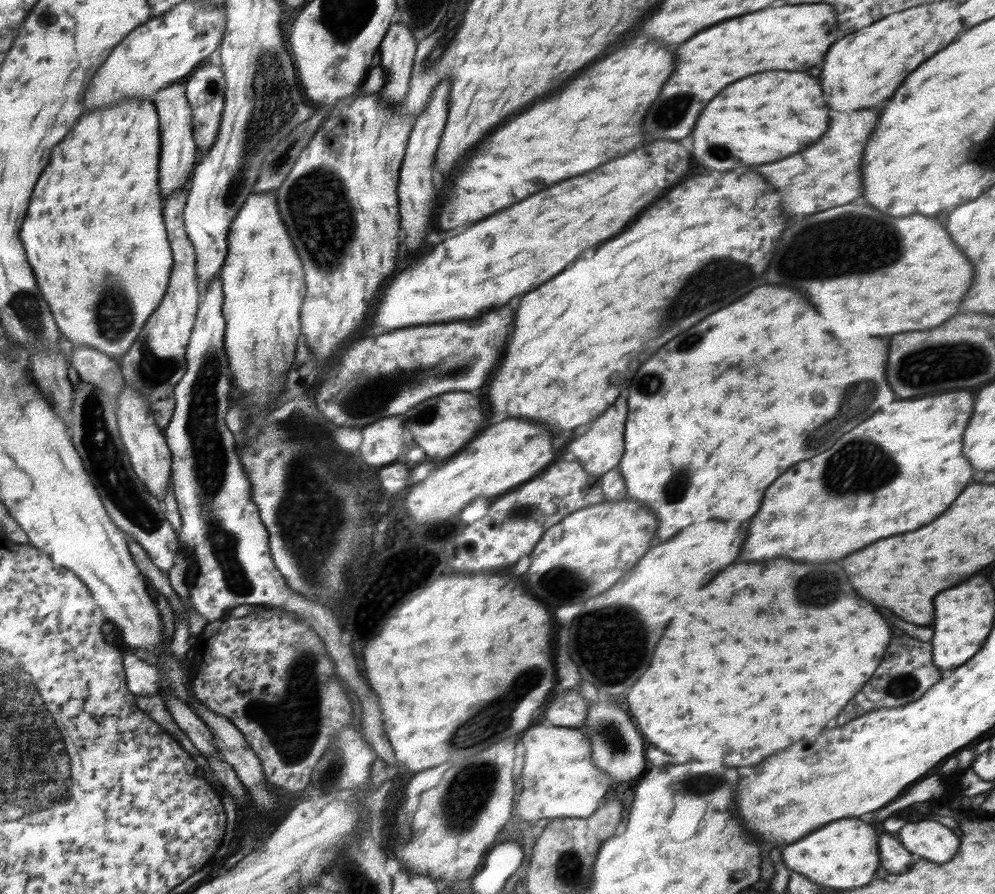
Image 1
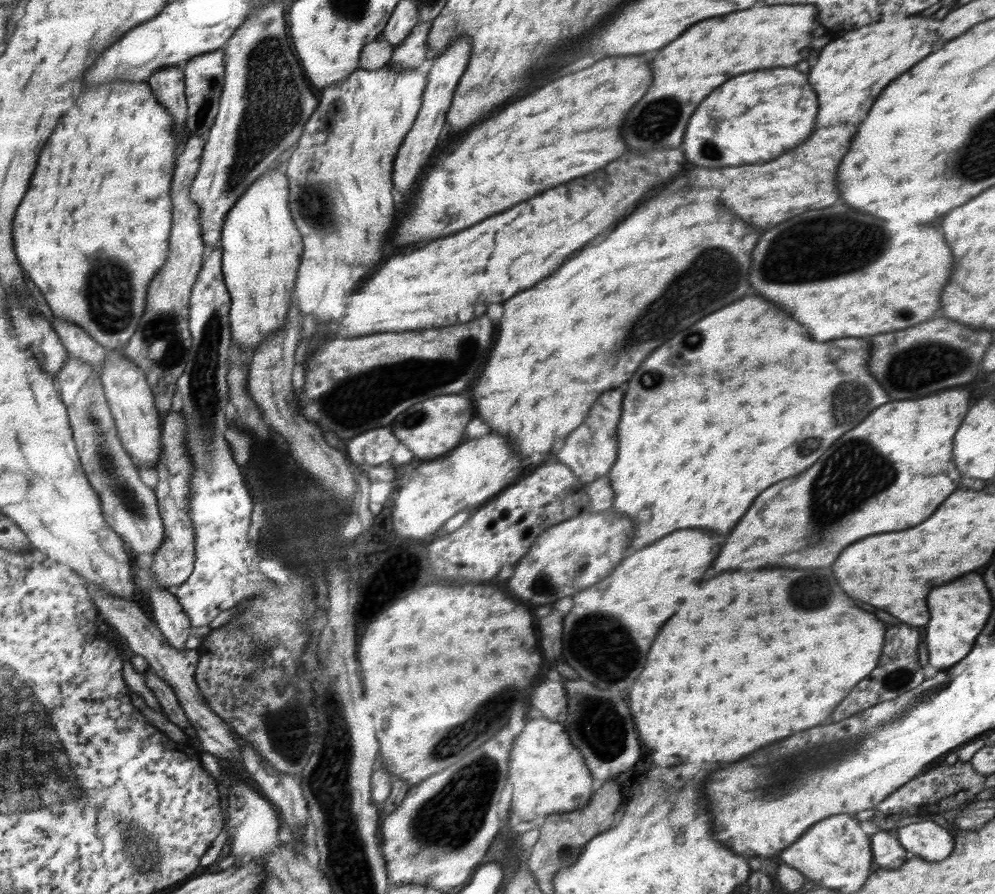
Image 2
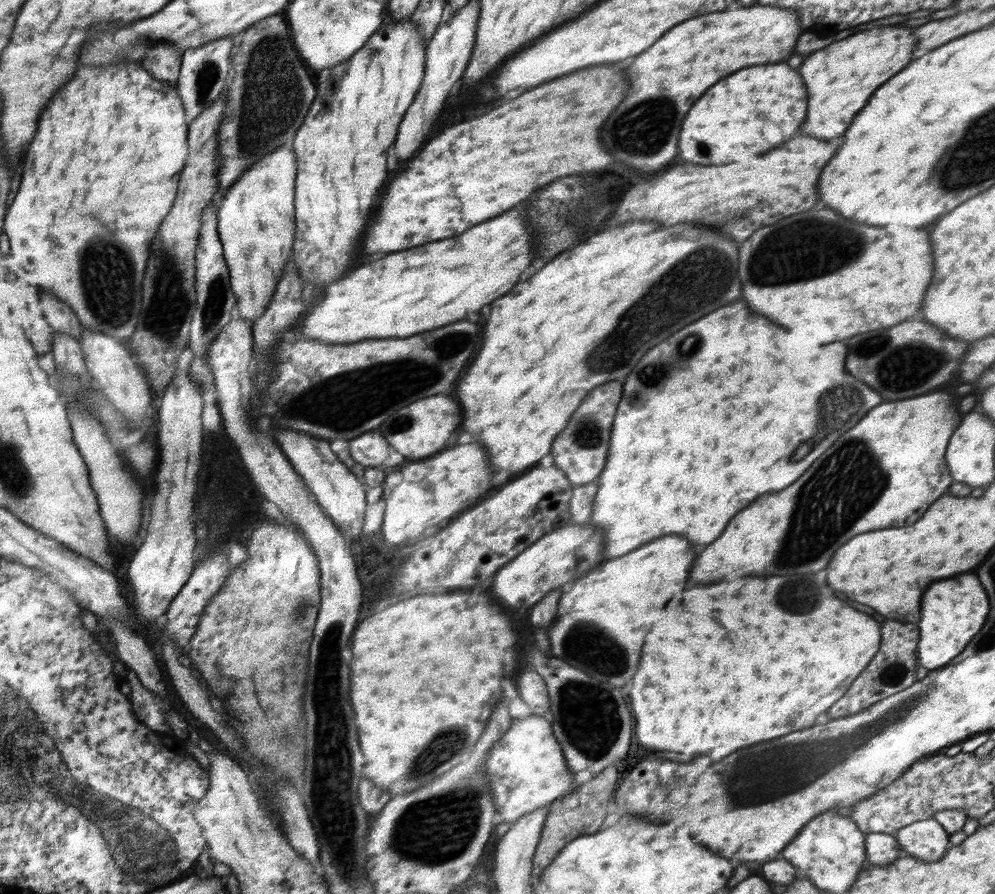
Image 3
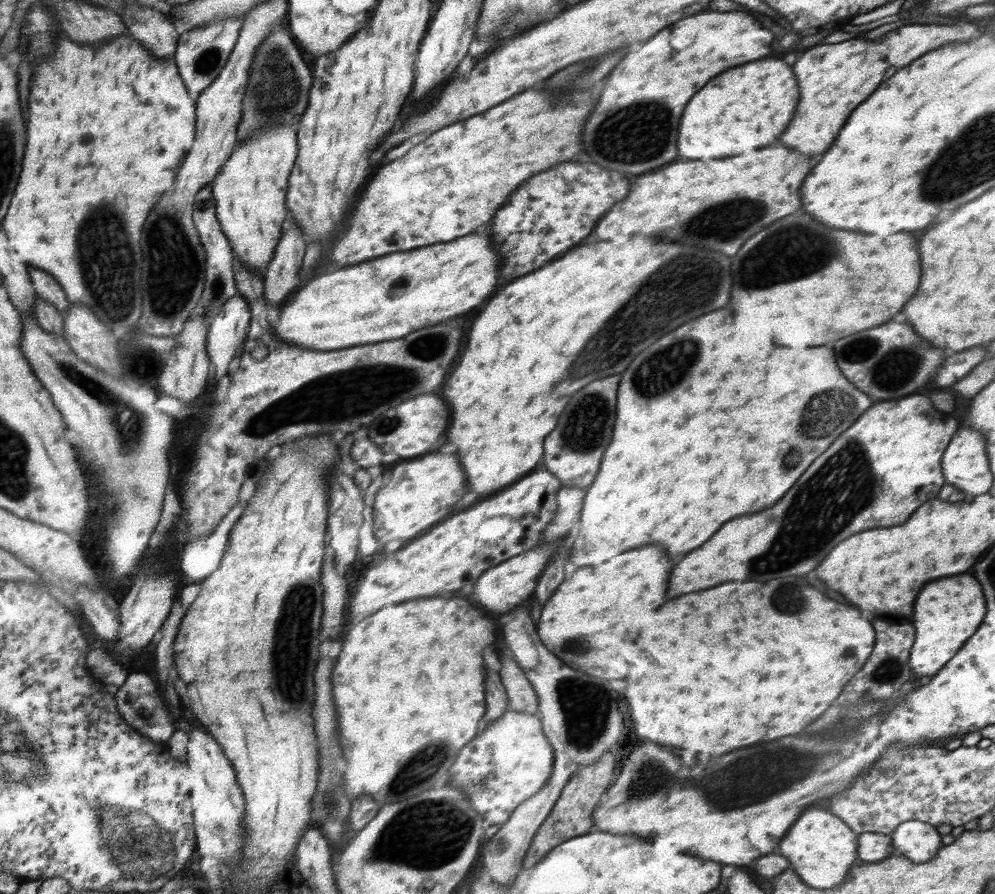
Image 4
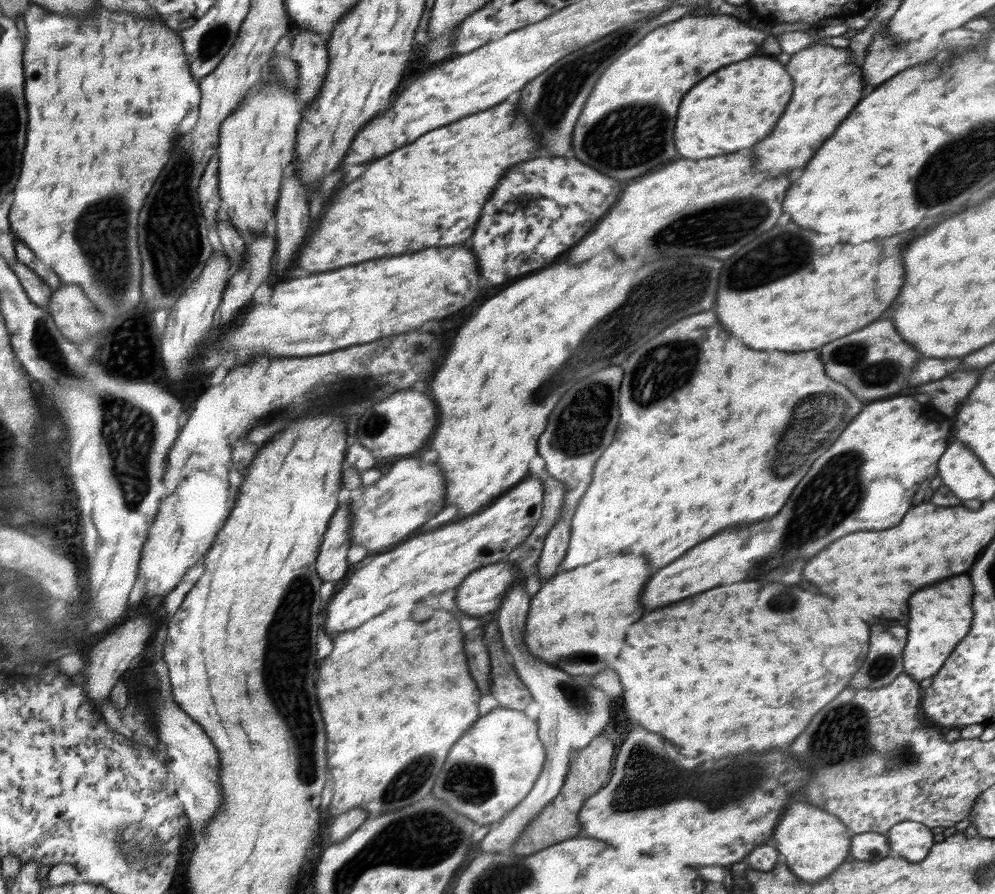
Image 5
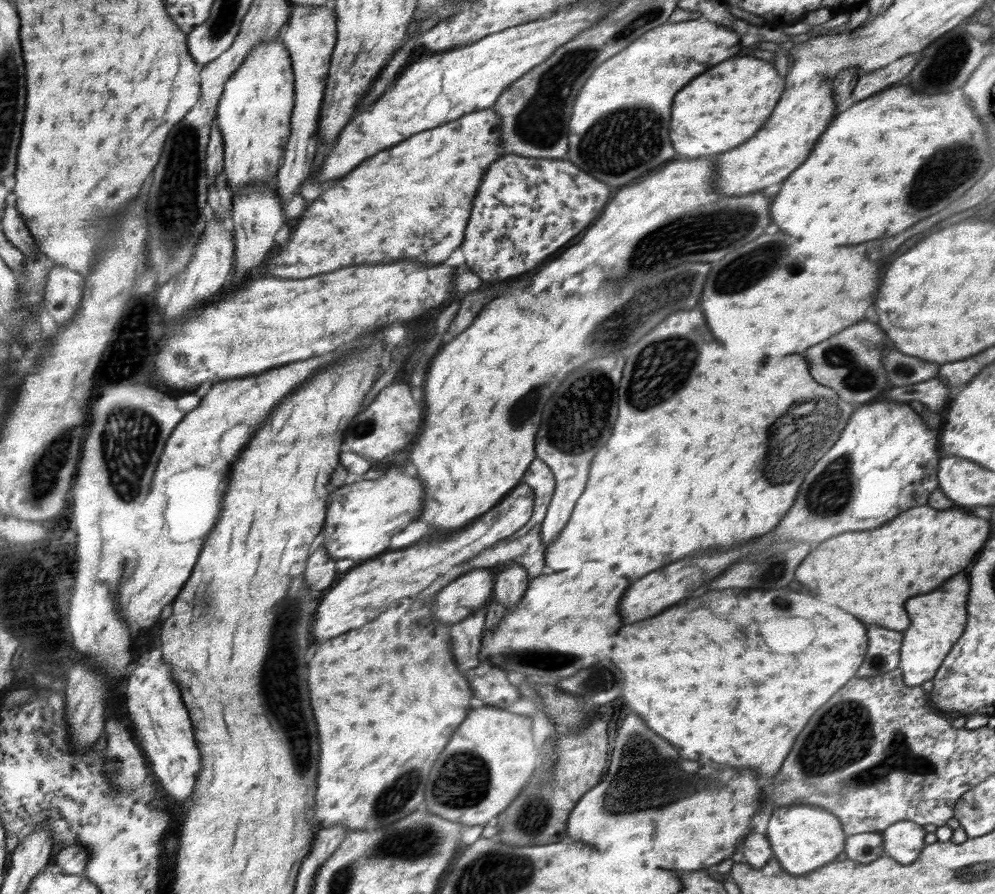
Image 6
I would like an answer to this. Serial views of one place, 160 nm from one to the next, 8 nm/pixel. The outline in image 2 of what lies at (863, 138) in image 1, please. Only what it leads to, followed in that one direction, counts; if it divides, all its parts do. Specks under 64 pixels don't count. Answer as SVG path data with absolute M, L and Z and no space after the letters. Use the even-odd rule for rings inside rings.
M832 124L822 130L816 130L804 144L794 150L782 154L780 158L764 164L748 164L748 166L730 166L720 170L694 168L690 176L690 186L698 192L716 190L718 198L744 222L756 226L758 230L766 230L768 226L780 224L788 218L804 214L804 210L820 210L832 206L838 200L836 188L836 170L842 162L844 154L850 150L850 142L856 134L856 126L840 126Z

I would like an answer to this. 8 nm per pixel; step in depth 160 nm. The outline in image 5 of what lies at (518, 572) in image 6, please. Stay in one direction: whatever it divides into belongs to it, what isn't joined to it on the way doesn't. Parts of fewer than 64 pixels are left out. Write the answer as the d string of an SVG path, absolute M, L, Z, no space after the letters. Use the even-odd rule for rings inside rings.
M523 584L513 586L504 597L502 604L496 611L500 620L500 632L504 640L505 650L513 663L513 667L530 691L531 697L540 704L540 716L536 719L538 736L546 751L546 760L540 776L534 783L533 790L521 800L505 817L490 826L490 832L480 842L480 850L484 852L512 852L515 842L523 830L538 816L544 807L552 802L560 793L560 788L566 780L573 754L576 750L586 748L594 738L604 732L610 722L610 700L612 696L604 696L600 688L590 684L589 676L572 676L561 668L545 663L530 654L524 640L526 618L528 616L530 596Z

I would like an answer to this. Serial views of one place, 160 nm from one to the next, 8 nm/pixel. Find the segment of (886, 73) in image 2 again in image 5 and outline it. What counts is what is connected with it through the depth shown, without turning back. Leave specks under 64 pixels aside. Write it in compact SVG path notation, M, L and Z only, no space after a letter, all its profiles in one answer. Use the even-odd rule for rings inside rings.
M812 46L800 50L786 64L792 80L800 82L800 92L794 92L788 108L784 110L776 130L754 146L754 158L770 174L790 172L808 164L816 150L832 136L838 124L858 104L864 82L860 66L850 62L850 52L832 46Z

